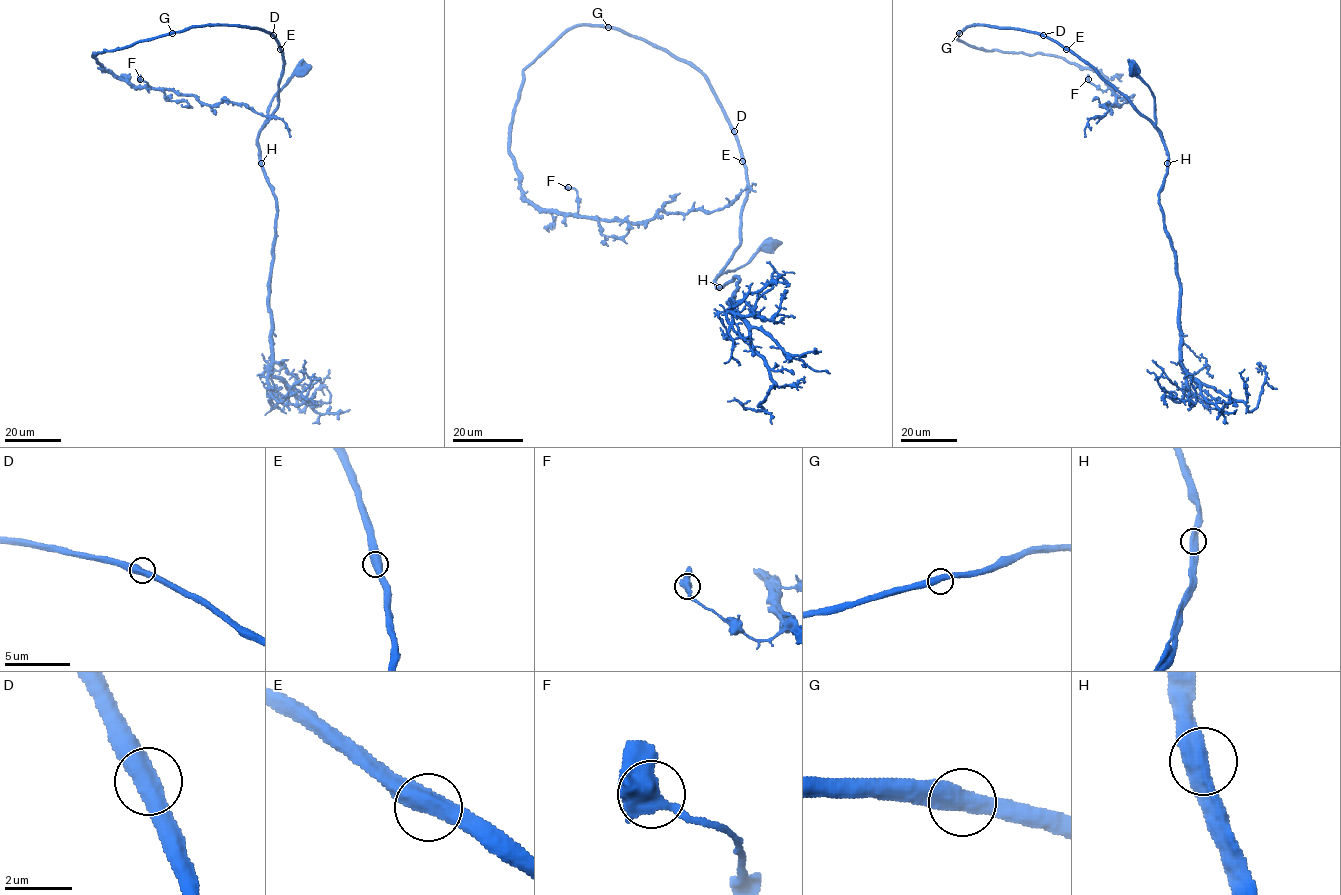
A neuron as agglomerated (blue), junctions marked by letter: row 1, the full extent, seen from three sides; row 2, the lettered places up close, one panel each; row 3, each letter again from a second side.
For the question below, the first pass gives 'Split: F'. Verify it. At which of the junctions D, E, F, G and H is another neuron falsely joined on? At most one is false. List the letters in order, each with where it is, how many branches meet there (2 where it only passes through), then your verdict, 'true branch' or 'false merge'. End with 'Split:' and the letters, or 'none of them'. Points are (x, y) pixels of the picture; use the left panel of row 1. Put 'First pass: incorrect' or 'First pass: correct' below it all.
D: at (273, 35); 2 branches meet; true branch
E: at (280, 49); 2 branches meet; true branch
F: at (140, 79); 2 branches meet; true branch
G: at (172, 33); 2 branches meet; true branch
H: at (261, 163); 2 branches meet; true branch
Split: none of them
First pass: incorrect

